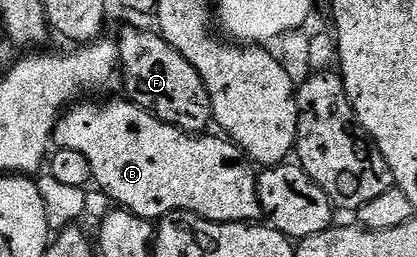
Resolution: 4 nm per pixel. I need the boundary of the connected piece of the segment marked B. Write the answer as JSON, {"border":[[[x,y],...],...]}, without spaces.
{"border":[[[122,100],[107,101],[103,106],[80,104],[68,108],[55,124],[53,138],[58,148],[77,151],[89,159],[94,184],[99,184],[104,195],[115,201],[111,203],[148,219],[162,219],[168,213],[195,213],[206,221],[255,223],[263,217],[263,208],[259,205],[257,195],[256,170],[234,141],[212,135],[186,133],[157,119],[134,101]]]}

